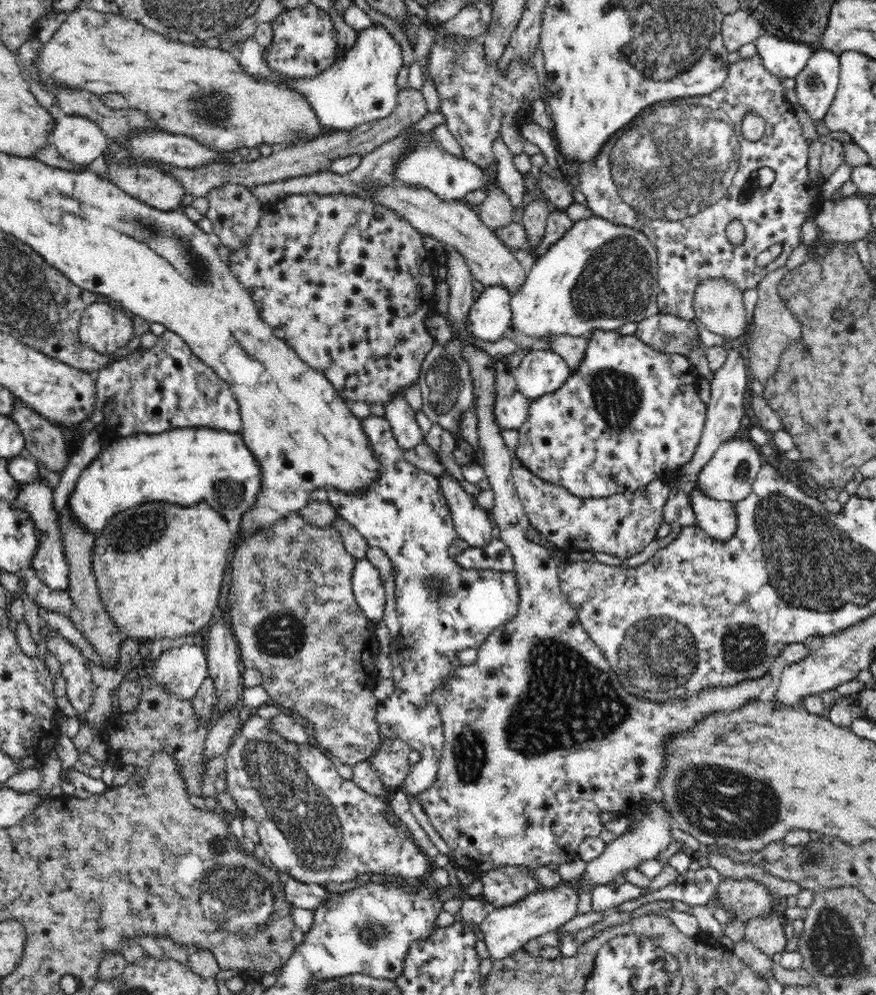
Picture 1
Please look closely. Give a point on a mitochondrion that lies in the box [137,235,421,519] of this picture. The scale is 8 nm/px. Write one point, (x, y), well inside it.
(229, 494)

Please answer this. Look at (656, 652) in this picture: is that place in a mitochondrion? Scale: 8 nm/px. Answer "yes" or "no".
yes

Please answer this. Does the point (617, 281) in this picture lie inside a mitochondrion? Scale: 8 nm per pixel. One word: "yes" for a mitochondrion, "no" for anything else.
yes

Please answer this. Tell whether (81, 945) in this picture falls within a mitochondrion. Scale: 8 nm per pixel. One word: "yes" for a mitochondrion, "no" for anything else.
no

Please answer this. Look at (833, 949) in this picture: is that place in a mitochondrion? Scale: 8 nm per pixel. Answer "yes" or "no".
yes

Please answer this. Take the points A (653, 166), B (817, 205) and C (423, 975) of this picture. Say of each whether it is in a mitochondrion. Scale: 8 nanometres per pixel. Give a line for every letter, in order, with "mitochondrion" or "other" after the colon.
A: mitochondrion
B: other
C: other

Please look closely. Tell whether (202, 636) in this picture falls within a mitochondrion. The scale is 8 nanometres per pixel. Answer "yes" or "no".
no

